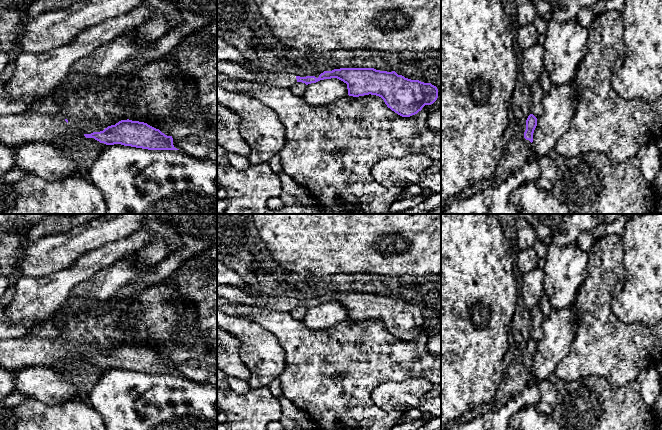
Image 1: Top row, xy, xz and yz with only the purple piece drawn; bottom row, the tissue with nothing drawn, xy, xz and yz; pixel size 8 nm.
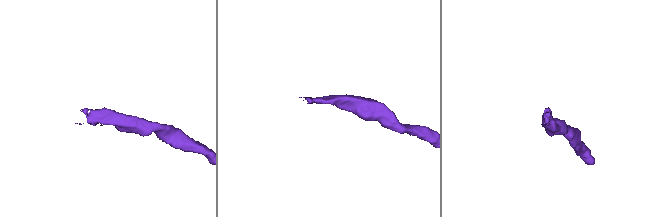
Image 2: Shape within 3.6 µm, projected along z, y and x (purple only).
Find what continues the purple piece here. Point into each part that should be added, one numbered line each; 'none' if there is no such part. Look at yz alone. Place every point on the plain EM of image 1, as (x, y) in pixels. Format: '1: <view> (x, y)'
none

